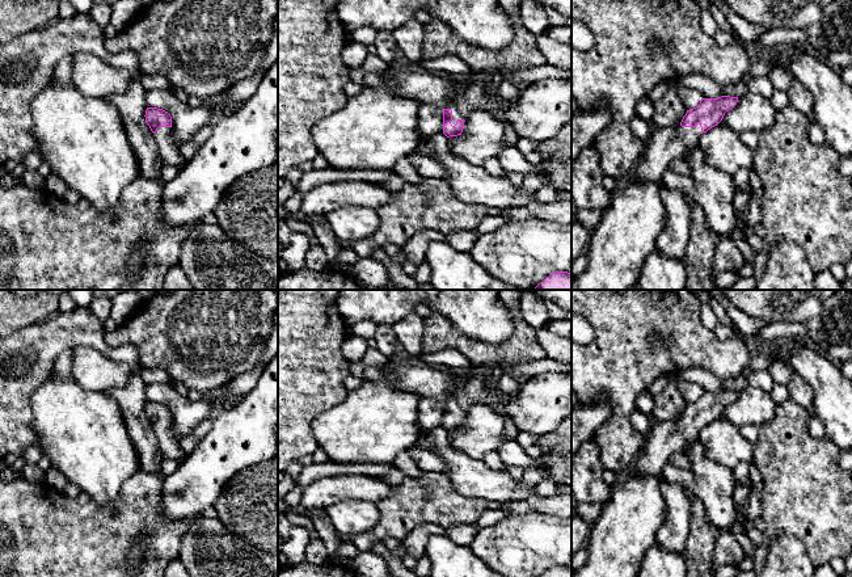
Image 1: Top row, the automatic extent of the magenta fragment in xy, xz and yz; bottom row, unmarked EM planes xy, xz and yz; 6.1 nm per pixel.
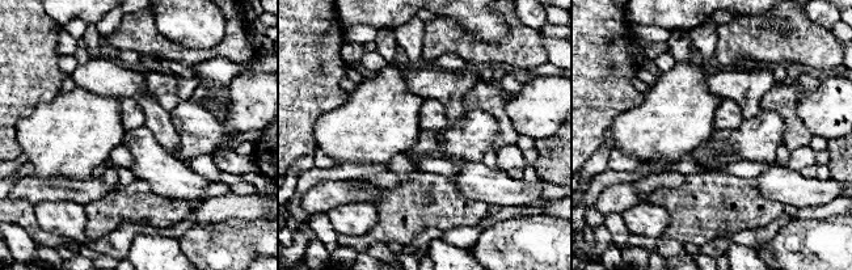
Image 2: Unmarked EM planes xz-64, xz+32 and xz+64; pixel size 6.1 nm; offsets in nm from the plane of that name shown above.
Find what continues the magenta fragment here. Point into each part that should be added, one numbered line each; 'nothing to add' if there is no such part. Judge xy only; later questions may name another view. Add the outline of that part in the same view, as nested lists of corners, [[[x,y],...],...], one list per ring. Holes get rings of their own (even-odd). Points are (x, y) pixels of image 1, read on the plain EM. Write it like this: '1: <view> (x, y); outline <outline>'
1: xy (171, 447); outline [[[159,421],[153,428],[160,448],[165,458],[181,462],[185,454],[180,446],[180,442],[173,437],[172,421]]]

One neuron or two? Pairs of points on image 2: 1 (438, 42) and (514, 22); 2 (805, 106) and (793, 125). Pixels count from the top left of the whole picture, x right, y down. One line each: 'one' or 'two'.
1: one
2: two

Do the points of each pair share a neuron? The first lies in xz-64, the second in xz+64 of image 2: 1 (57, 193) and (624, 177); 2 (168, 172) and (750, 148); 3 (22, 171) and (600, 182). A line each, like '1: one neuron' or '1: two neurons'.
1: two neurons
2: two neurons
3: one neuron

